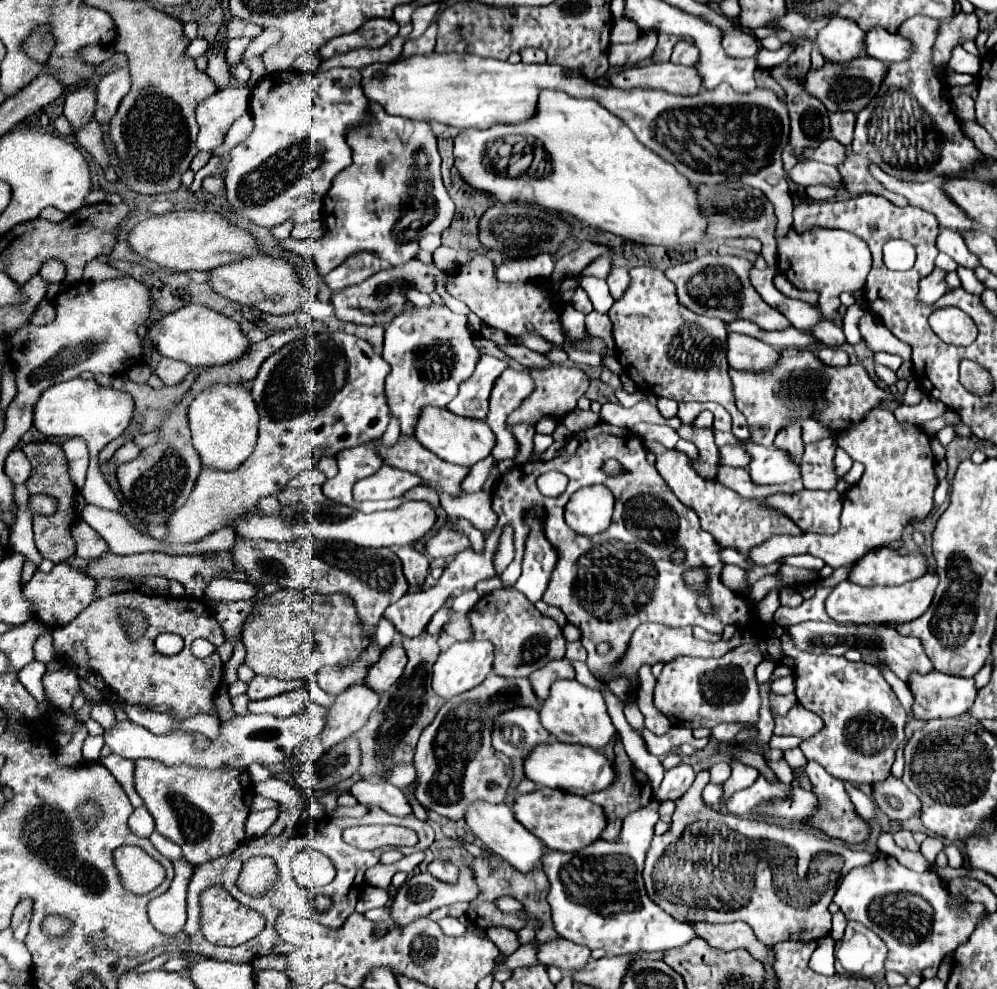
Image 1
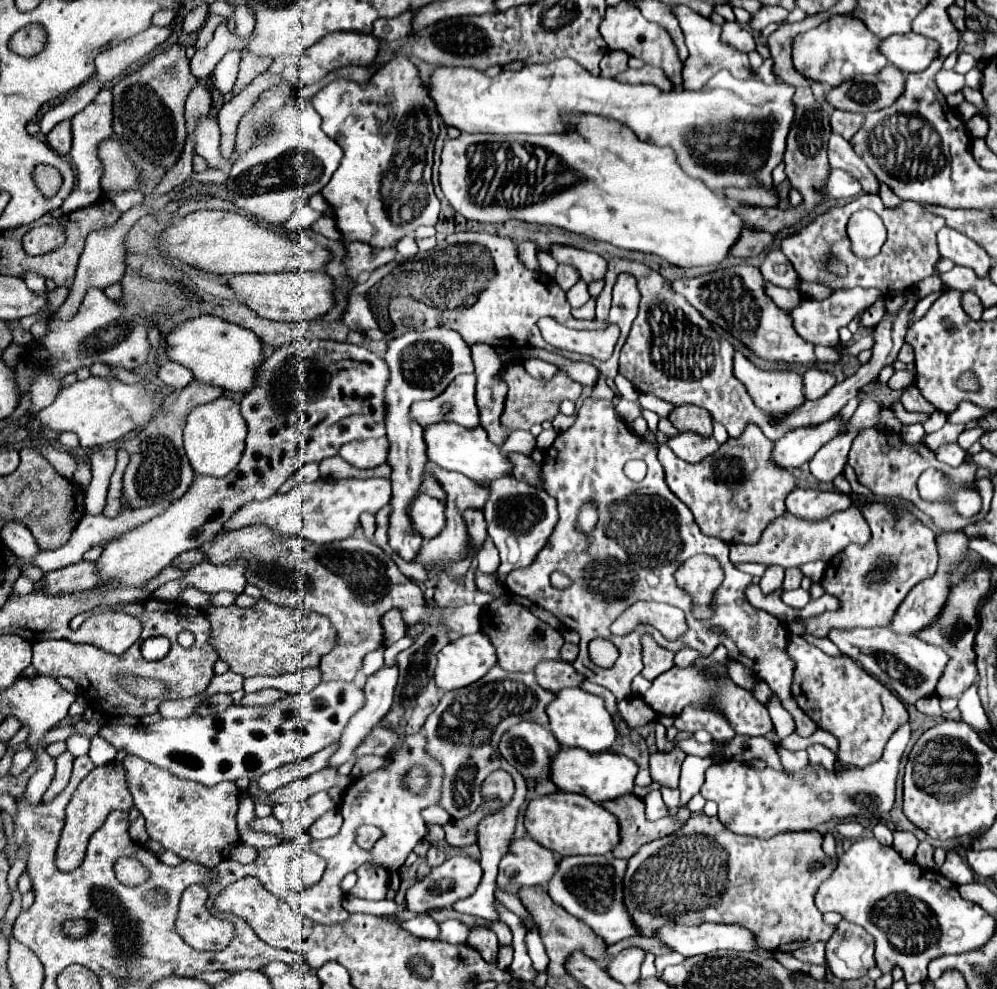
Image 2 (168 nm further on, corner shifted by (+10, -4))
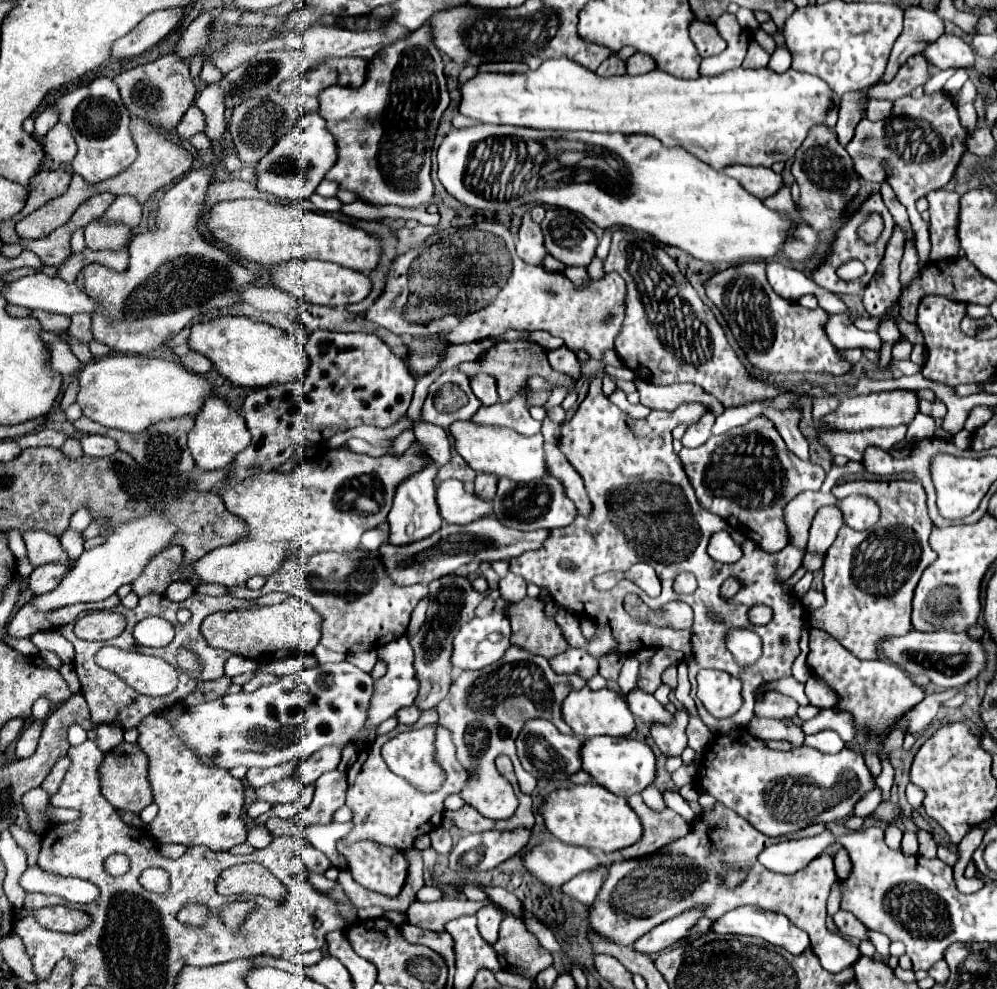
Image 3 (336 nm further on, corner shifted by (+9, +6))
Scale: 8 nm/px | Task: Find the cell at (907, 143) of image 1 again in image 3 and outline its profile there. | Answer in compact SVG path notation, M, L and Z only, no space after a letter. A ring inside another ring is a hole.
M936 91L934 95L924 95L920 99L910 95L896 99L890 117L882 121L862 119L852 141L846 145L846 151L852 159L880 157L886 161L886 181L894 189L898 201L906 207L920 261L928 261L929 224L916 210L914 201L924 197L928 191L942 189L950 183L962 155L966 153L966 139L968 135L964 133L964 127L958 119L954 101L944 91Z

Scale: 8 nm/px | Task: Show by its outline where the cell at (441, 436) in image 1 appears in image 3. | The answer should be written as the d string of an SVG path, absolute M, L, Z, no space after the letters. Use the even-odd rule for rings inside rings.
M454 421L448 431L454 437L456 453L478 473L492 473L498 477L512 479L516 483L528 483L532 479L546 477L542 433L534 437L524 437L508 427L480 425L474 421Z

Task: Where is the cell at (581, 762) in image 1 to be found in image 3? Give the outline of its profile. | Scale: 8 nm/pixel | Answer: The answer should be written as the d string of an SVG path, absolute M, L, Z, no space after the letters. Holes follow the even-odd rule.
M592 737L582 745L580 759L582 759L582 771L586 771L592 777L592 781L596 781L598 785L602 785L604 789L608 789L614 795L630 797L634 793L640 793L650 783L654 783L656 757L646 743L634 741L634 739Z

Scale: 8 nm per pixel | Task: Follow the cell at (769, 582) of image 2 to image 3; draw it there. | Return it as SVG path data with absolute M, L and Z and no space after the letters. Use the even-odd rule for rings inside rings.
M762 417L712 437L702 447L682 447L678 457L696 491L698 503L728 521L732 529L742 535L746 533L748 539L768 553L778 553L788 545L782 515L784 503L804 489L820 489L826 477L820 465L802 461L790 453L780 435L776 435L776 429L772 429L772 421Z

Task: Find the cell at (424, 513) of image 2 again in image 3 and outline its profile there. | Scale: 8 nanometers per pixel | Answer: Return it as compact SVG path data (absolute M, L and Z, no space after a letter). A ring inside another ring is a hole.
M456 479L438 483L436 505L446 523L466 525L492 513L492 501L482 501L474 493L464 491L464 485Z

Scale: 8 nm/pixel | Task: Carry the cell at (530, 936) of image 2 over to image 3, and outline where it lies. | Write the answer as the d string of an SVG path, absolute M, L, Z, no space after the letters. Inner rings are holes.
M486 887L486 891L488 891L490 901L494 901L502 909L518 915L520 919L524 917L524 905L522 905L522 901L514 893L510 893L510 891L502 889L502 887Z

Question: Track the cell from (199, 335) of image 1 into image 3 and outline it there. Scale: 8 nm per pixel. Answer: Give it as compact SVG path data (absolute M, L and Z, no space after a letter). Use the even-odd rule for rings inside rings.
M224 315L200 321L190 329L188 347L206 355L222 377L240 387L260 389L276 383L288 383L288 379L298 379L308 369L308 359L304 359L304 351L296 341L288 339L280 329L256 323L248 317Z

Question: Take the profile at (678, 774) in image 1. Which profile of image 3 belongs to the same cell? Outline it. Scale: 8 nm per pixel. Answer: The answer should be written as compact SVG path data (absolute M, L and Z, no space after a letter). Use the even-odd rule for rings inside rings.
M676 711L672 725L652 725L652 739L666 757L680 757L686 749L686 723L688 713Z

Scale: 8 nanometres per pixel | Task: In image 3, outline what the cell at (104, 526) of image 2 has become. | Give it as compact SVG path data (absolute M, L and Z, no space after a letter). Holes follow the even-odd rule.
M66 529L59 537L59 540L72 561L76 561L76 559L82 555L82 551L84 551L84 547L82 547L82 545L84 545L82 533L78 533L78 531L74 531L74 529Z

